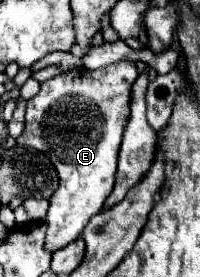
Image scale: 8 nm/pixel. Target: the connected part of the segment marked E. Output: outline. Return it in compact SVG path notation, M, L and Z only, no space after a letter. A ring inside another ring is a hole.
M122 60L98 70L74 68L62 72L40 86L40 92L26 104L26 126L16 138L20 146L42 150L54 164L60 186L50 196L46 214L46 248L54 252L76 240L88 220L98 214L114 186L122 132L130 116L132 84L138 70Z

